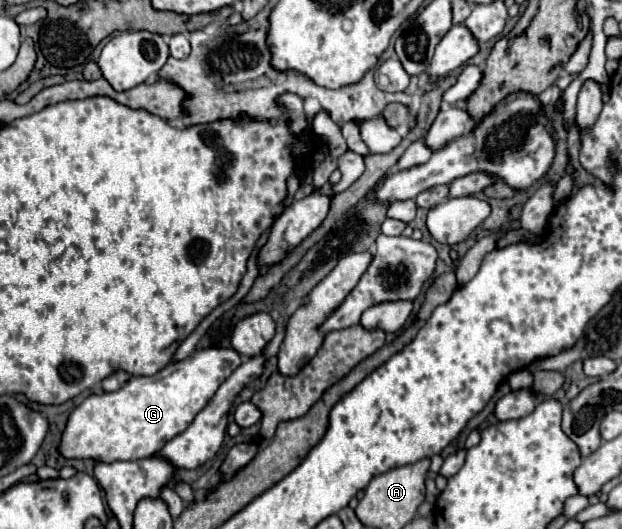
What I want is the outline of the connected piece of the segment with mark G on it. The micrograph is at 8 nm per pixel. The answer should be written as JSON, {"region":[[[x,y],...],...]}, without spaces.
{"region":[[[204,348],[196,350],[192,358],[168,364],[168,368],[154,376],[130,376],[116,392],[92,394],[72,410],[62,434],[60,452],[66,458],[92,458],[98,462],[148,458],[156,448],[162,448],[192,424],[218,386],[240,364],[242,358],[232,348]]]}

